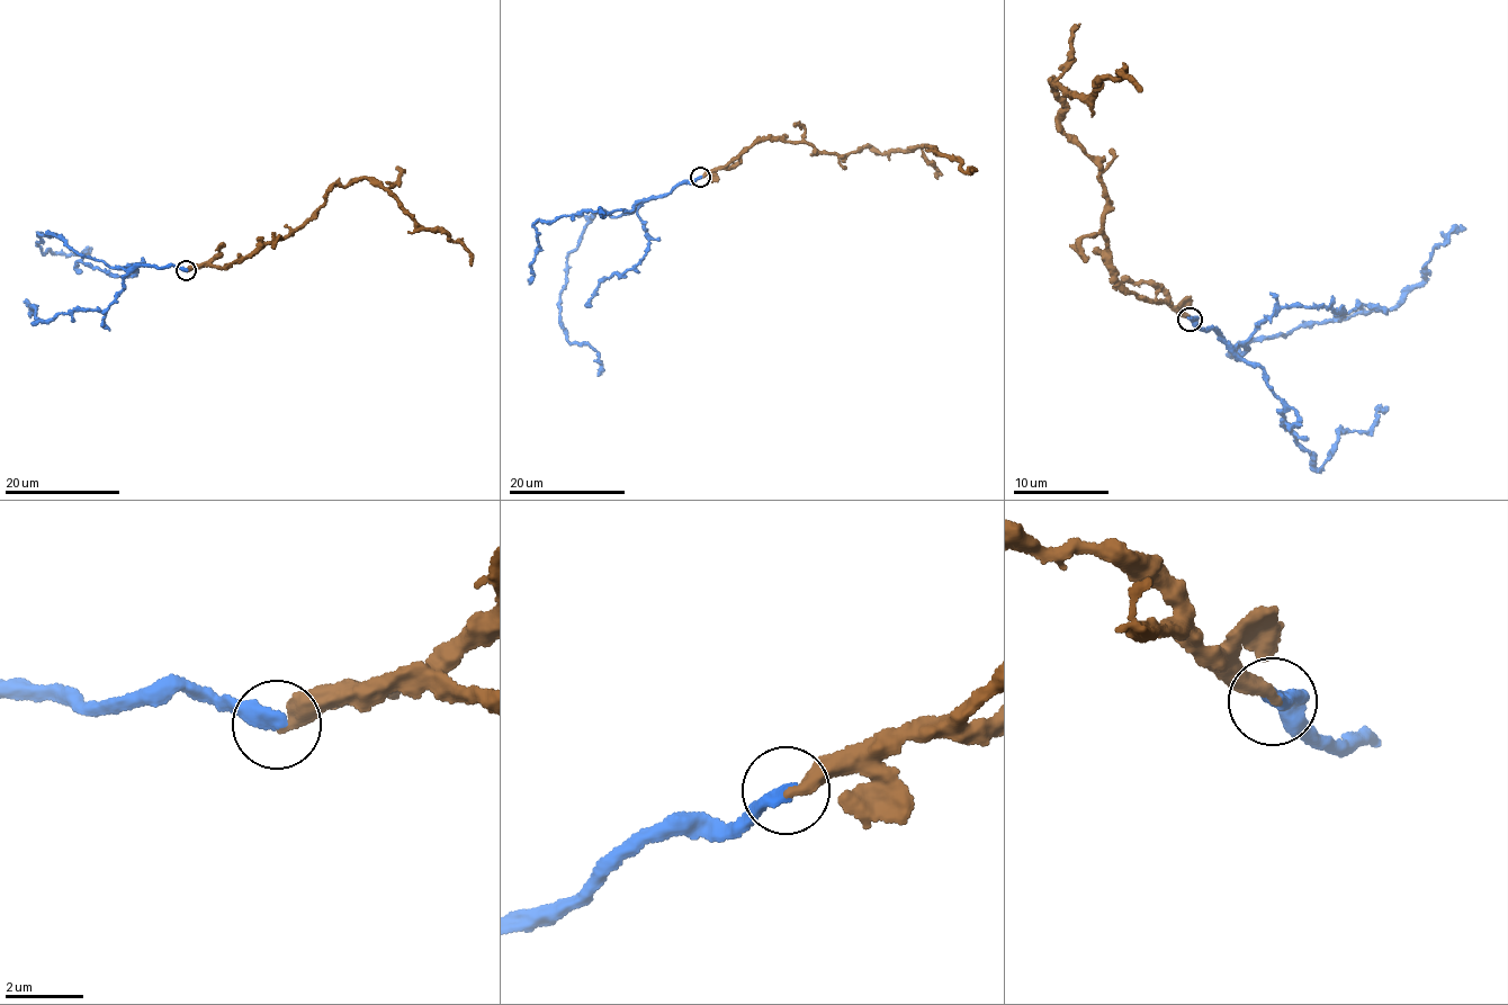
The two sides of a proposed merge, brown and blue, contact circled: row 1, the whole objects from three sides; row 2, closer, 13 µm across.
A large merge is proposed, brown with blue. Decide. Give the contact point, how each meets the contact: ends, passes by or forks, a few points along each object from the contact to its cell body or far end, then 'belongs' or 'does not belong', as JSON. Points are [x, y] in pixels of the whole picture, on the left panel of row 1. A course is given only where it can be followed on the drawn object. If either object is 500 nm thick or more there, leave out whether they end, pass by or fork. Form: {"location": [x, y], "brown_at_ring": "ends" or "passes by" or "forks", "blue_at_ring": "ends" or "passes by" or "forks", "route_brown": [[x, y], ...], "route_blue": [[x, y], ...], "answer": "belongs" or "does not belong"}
{"location": [186, 270], "brown_at_ring": "ends", "blue_at_ring": "ends", "route_brown": [[186, 270], [257, 253], [315, 215], [332, 187], [369, 178], [418, 224], [457, 241], [470, 266]], "route_blue": [[186, 270], [176, 266], [111, 268], [83, 257], [57, 236], [37, 233], [42, 254], [51, 250], [87, 251]], "answer": "belongs"}

